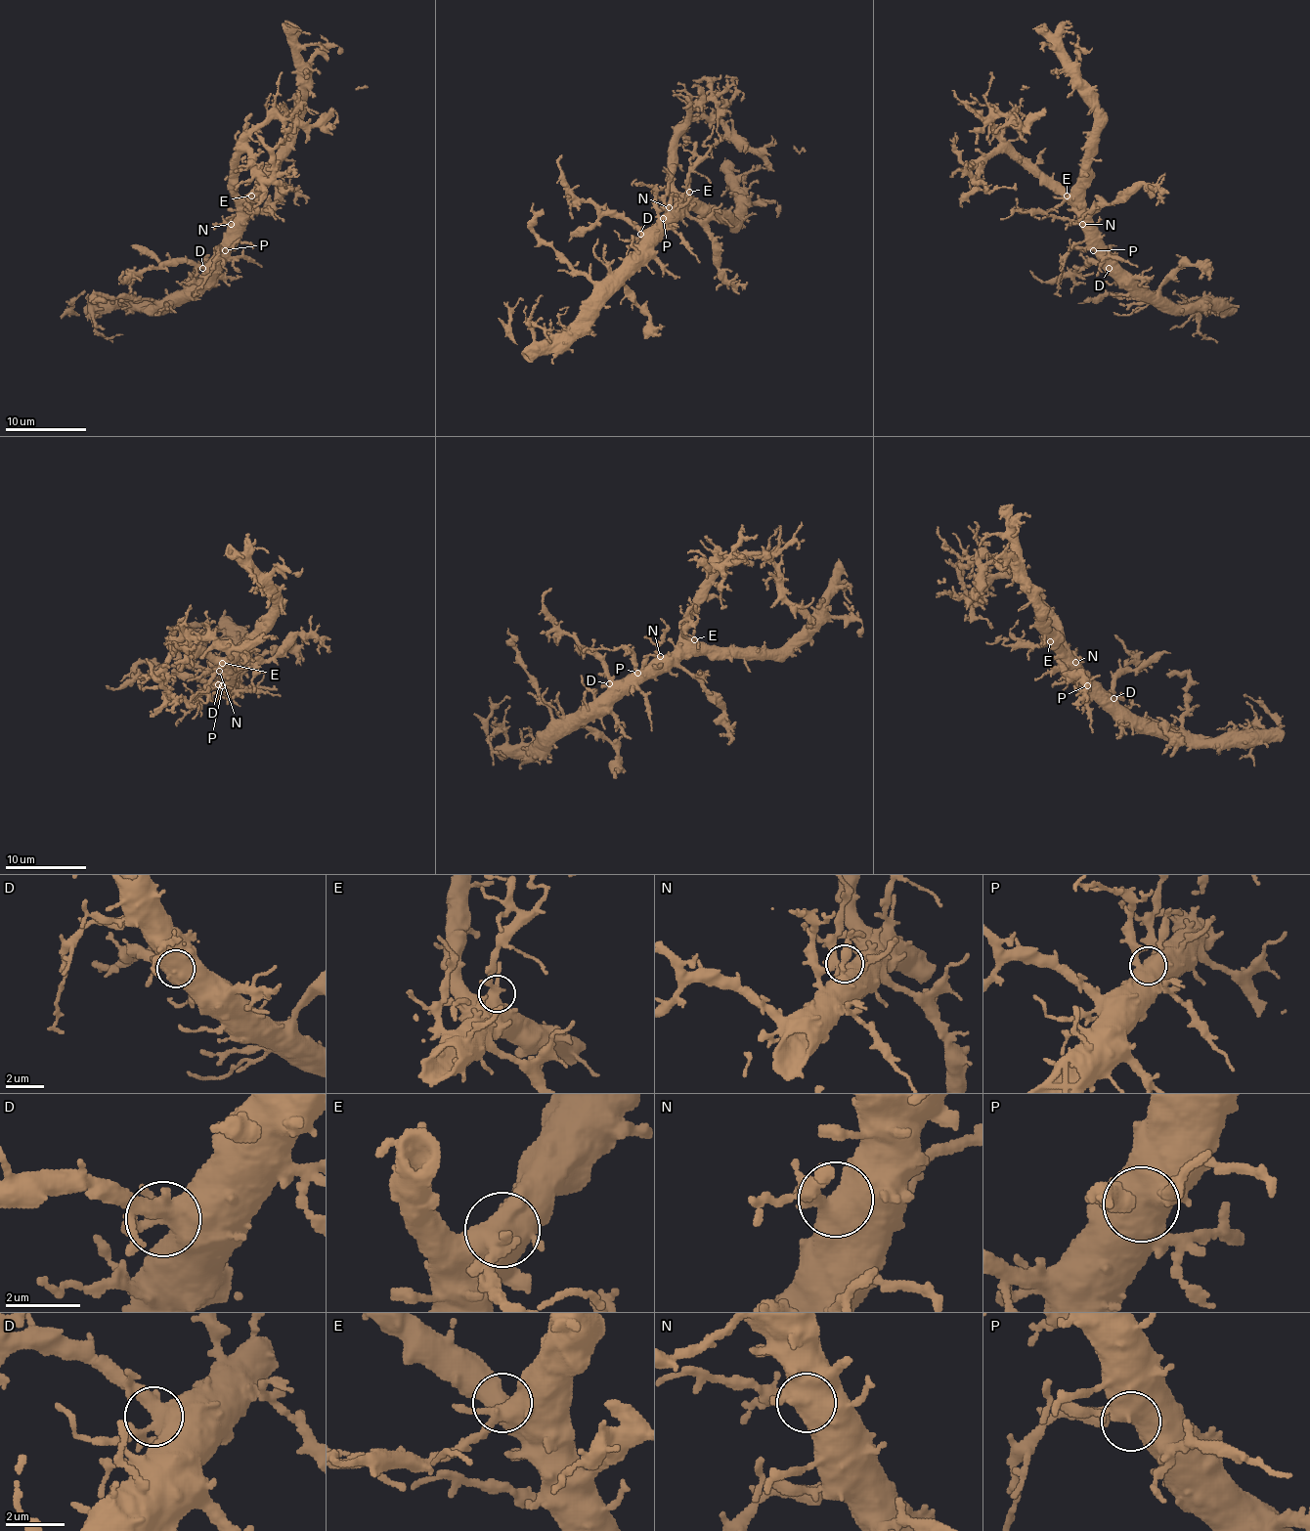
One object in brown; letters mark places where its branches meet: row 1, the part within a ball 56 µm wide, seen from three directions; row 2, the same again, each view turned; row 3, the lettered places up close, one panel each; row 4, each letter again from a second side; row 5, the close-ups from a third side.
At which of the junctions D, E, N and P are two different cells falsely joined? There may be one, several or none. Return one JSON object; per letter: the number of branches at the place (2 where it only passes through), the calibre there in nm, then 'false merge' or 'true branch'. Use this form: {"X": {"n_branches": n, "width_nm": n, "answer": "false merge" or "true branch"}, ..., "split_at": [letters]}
{"D": {"n_branches": 4, "width_nm": 440, "answer": "true branch"}, "E": {"n_branches": 3, "width_nm": 440, "answer": "true branch"}, "N": {"n_branches": 2, "width_nm": 650, "answer": "true branch"}, "P": {"n_branches": 3, "width_nm": 480, "answer": "true branch"}, "split_at": []}

